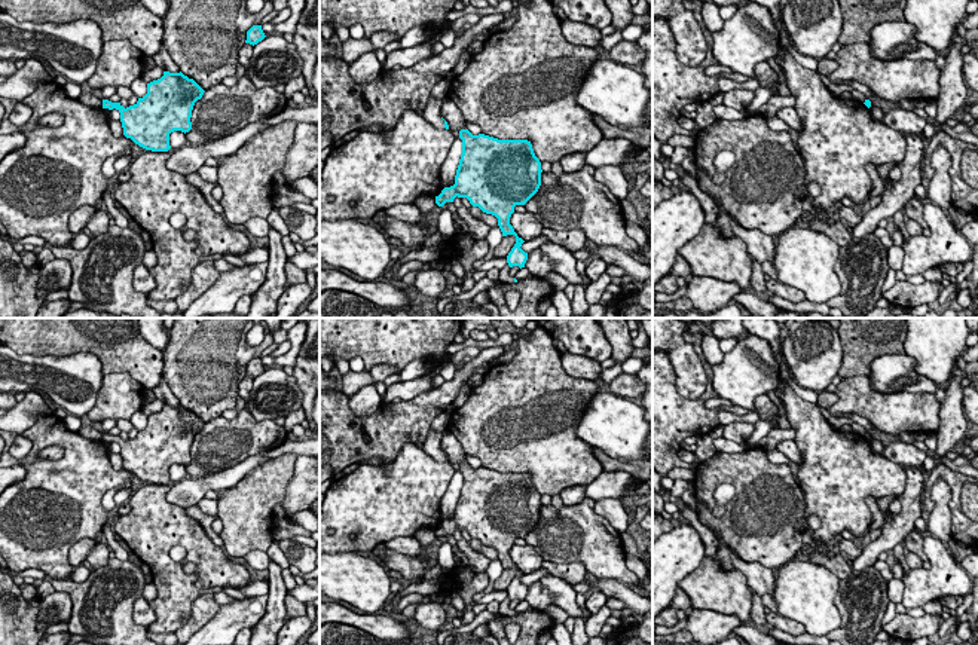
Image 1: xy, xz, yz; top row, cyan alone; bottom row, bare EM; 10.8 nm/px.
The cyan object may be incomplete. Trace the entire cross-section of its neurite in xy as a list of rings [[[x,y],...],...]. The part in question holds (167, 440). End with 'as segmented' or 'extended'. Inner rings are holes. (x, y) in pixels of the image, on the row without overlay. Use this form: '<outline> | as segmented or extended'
[[[163,404],[158,413],[147,416],[147,427],[134,438],[123,440],[120,435],[103,432],[103,441],[116,441],[120,446],[123,468],[135,477],[152,484],[168,484],[169,467],[174,464],[189,465],[192,462],[192,443],[198,432],[202,431],[204,422],[193,413],[180,406]]] | as segmented

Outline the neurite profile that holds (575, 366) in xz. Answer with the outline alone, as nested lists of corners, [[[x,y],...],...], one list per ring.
[[[568,351],[562,354],[562,367],[572,377],[583,377],[589,380],[600,379],[602,367],[599,361],[574,355]]]

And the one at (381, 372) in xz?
[[[378,364],[370,370],[370,375],[373,380],[383,382],[388,376],[397,375],[397,369],[386,364]]]

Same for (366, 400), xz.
[[[364,385],[348,398],[349,409],[355,416],[369,416],[378,410],[382,403],[376,386]]]

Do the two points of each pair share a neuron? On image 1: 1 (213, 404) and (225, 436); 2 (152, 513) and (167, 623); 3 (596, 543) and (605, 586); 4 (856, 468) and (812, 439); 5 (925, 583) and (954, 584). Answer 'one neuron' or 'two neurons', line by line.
1: two neurons
2: one neuron
3: two neurons
4: one neuron
5: one neuron

